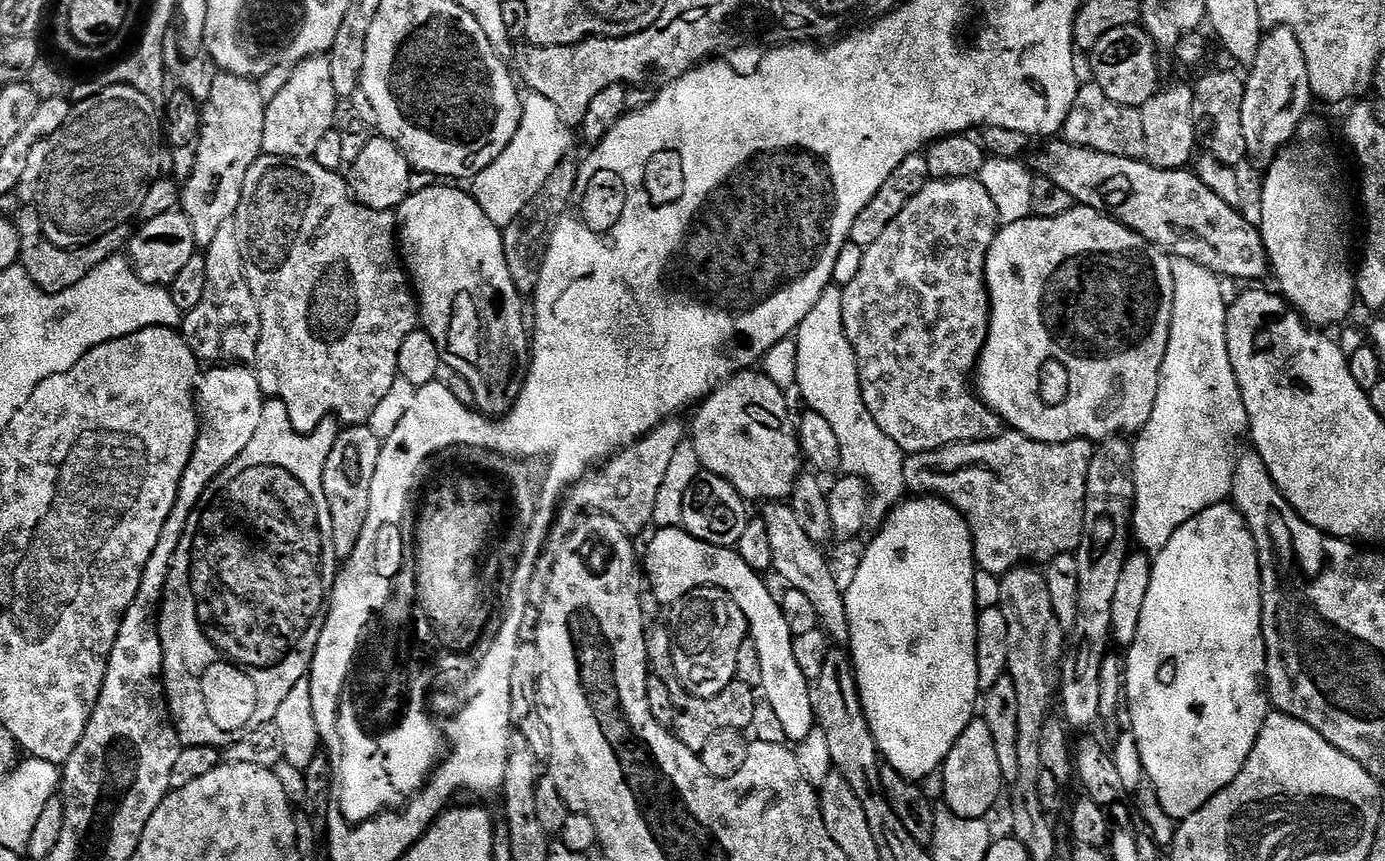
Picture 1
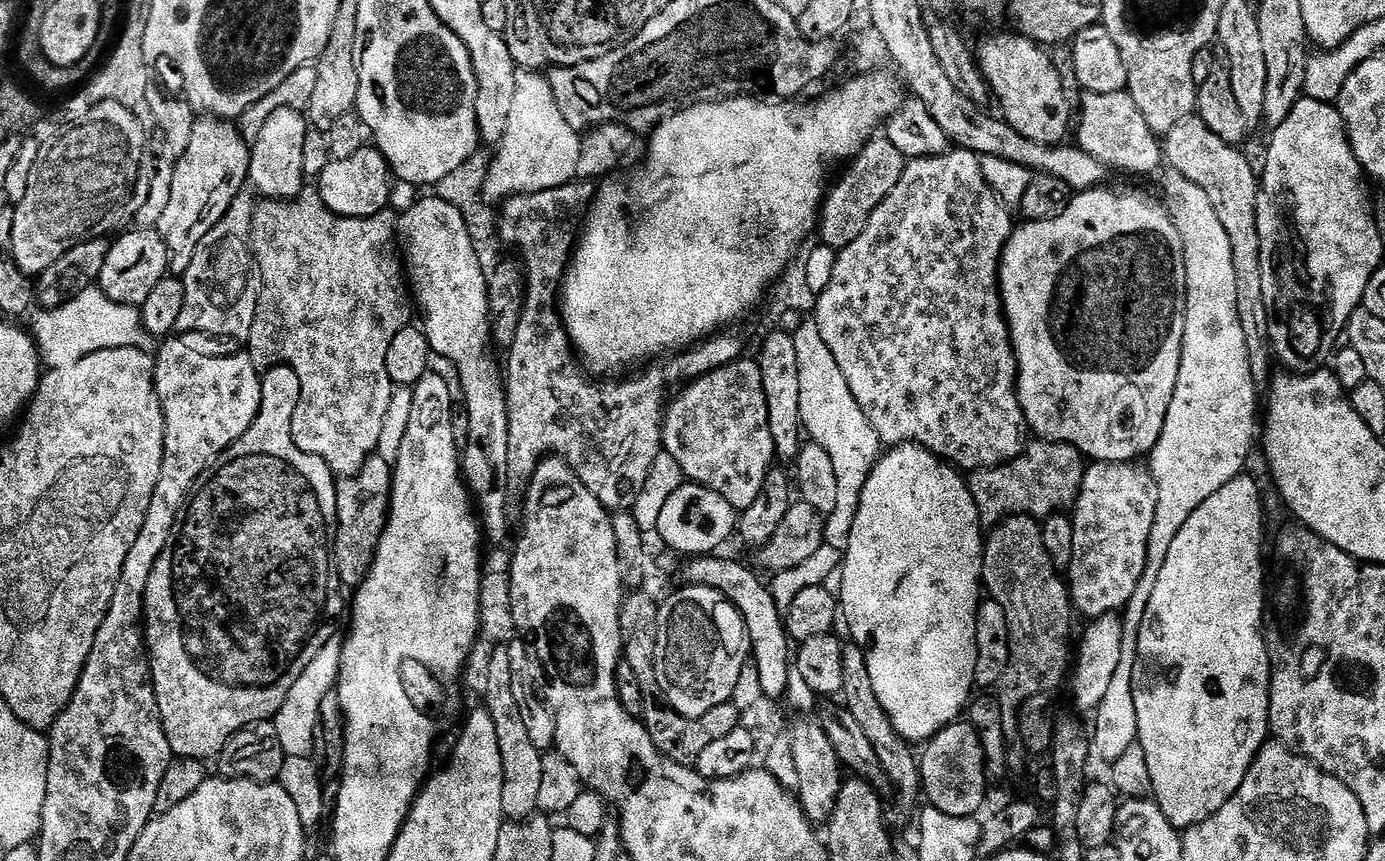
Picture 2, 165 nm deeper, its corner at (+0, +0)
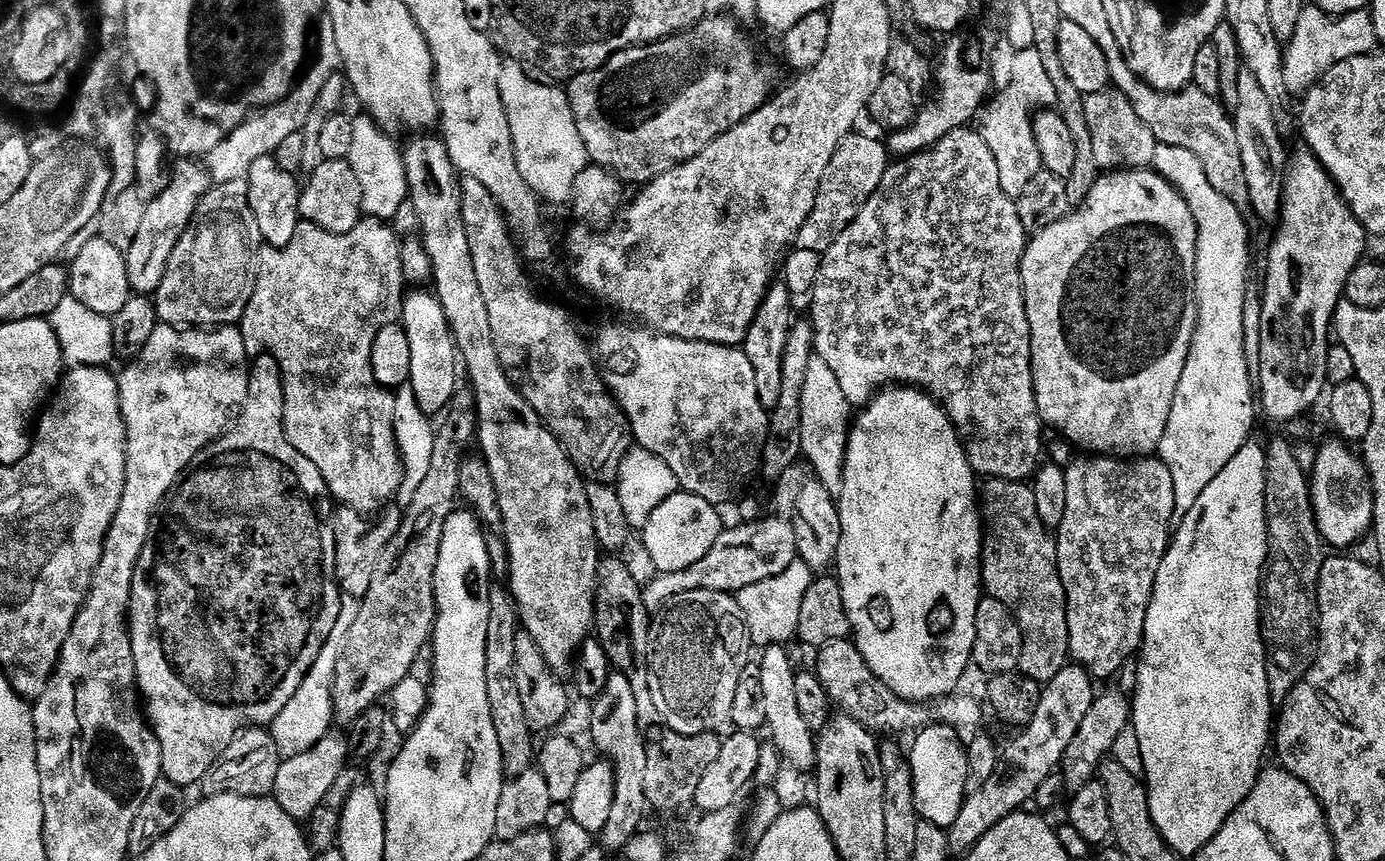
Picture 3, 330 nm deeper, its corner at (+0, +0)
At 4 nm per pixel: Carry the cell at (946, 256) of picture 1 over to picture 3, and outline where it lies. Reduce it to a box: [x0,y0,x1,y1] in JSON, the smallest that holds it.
[810,126,1046,481]

